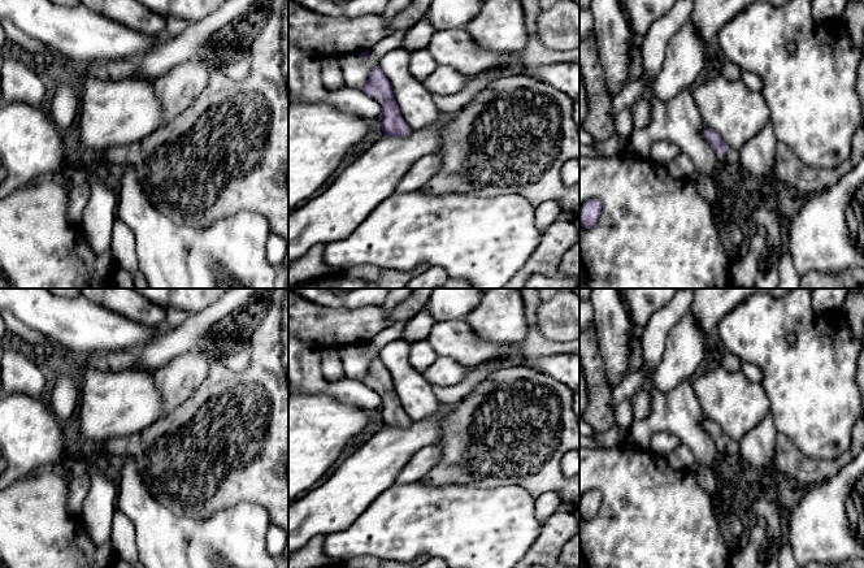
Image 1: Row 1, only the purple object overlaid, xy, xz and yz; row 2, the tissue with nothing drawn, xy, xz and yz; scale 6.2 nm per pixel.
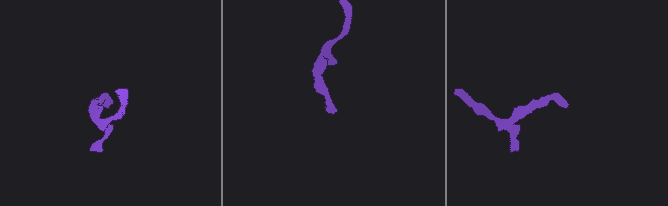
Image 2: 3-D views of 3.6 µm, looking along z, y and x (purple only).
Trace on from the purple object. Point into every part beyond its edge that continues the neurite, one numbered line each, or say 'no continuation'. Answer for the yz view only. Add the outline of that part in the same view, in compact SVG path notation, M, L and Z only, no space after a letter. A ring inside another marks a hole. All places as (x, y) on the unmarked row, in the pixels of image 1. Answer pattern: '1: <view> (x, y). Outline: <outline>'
1: yz (730, 449). Outline: M728 439L724 445L718 447L718 450L728 458L733 456L735 461L739 461L739 443Z

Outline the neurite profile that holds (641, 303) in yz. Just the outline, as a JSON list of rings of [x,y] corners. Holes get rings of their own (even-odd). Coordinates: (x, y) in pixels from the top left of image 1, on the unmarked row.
[[[621,289],[631,325],[644,328],[652,313],[682,289]]]

